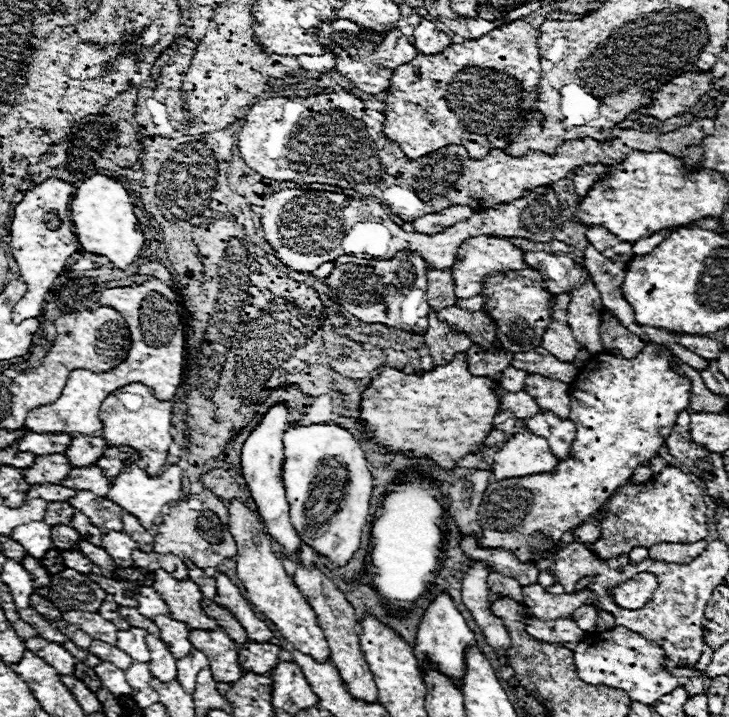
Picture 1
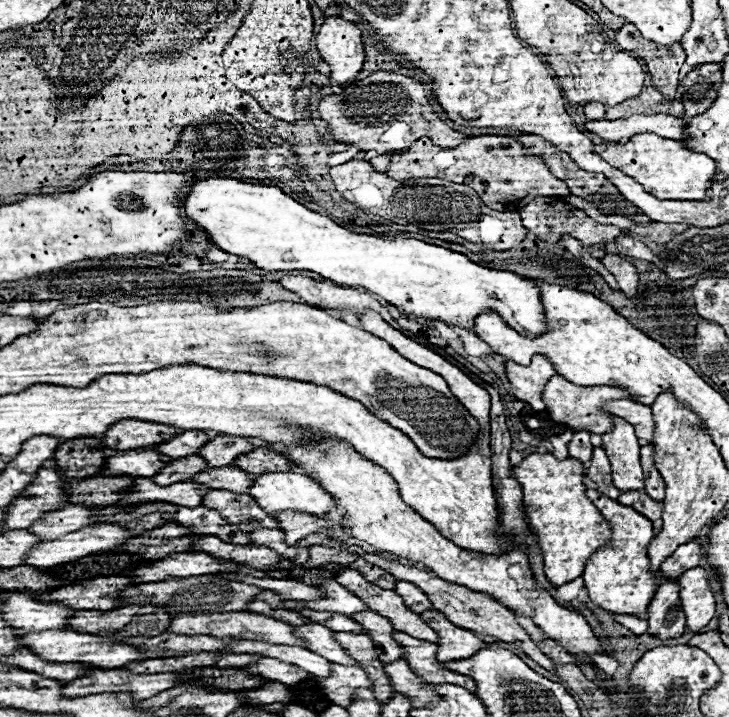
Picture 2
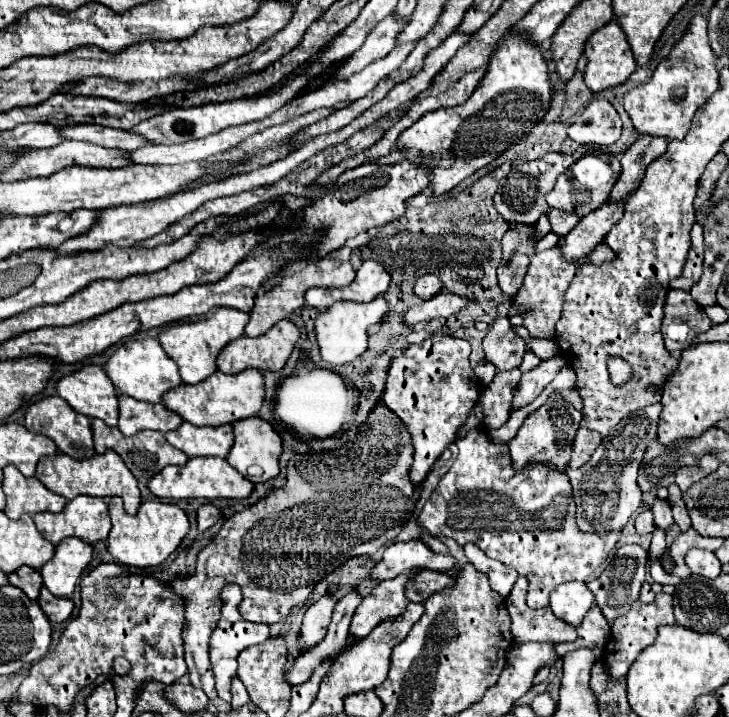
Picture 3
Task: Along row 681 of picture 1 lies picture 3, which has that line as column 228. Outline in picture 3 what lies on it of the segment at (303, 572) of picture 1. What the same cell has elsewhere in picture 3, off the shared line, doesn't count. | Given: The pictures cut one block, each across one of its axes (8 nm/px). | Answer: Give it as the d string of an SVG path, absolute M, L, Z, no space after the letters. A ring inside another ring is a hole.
M280 320L276 322L264 336L256 336L256 338L248 338L248 336L240 336L238 340L232 340L232 344L226 344L226 348L220 352L220 356L216 358L216 366L220 372L224 374L236 374L242 372L244 368L258 368L258 370L280 370L286 360L290 358L290 352L296 344L296 340L300 338L300 330L296 324L292 324L290 320Z

